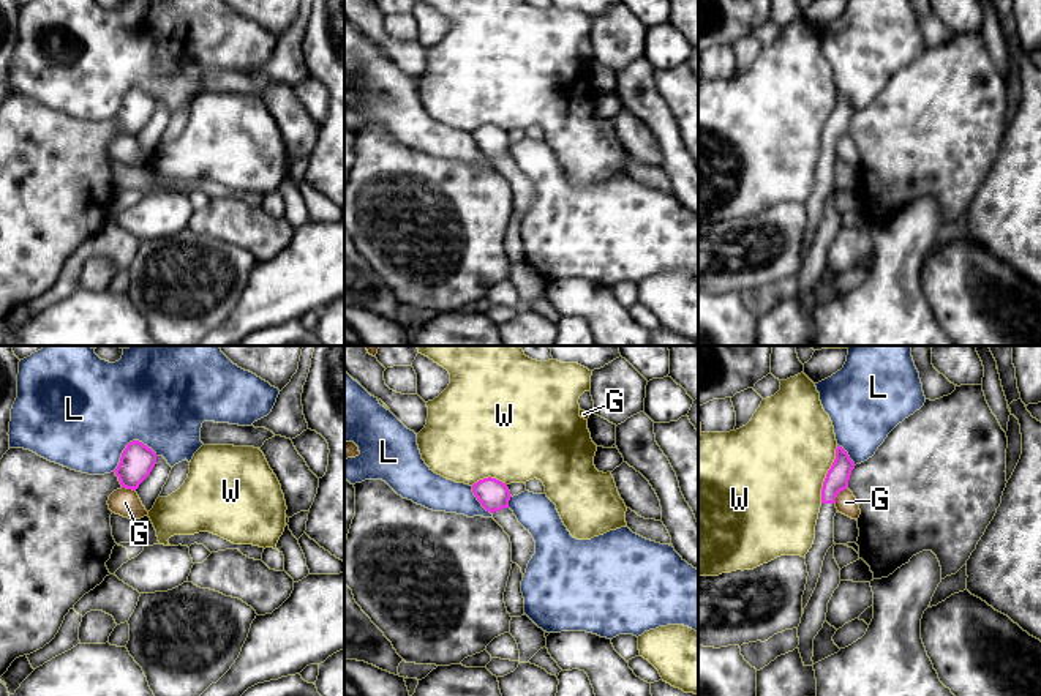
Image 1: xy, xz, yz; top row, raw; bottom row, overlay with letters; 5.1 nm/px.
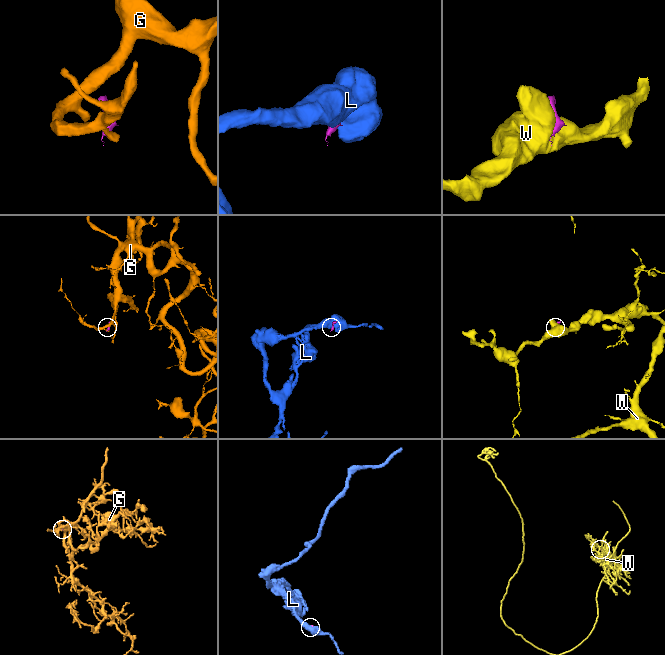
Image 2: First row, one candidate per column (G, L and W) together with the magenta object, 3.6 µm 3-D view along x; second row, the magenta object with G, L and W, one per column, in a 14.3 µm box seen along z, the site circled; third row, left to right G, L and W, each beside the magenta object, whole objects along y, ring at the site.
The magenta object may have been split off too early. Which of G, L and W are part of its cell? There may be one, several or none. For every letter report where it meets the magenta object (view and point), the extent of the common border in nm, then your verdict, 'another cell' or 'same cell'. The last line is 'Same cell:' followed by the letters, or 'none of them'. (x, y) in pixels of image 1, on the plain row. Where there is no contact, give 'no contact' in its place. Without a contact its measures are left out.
G: yz (838, 141) | 110 nm | another cell
L: xy (128, 90) | 240 nm | another cell
W: yz (826, 120) | 300 nm | another cell
Same cell: none of them

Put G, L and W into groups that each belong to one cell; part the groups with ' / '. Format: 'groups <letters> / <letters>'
groups G / L / W

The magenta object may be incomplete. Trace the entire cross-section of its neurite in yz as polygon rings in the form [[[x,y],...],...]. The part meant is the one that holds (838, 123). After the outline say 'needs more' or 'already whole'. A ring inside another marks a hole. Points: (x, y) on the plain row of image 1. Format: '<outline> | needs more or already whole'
[[[837,92],[836,106],[828,117],[821,134],[821,153],[815,172],[815,186],[804,204],[809,223],[802,241],[802,260],[817,234],[825,202],[834,191],[834,163],[837,159],[836,144],[840,137],[848,134],[848,126],[853,115],[855,109],[850,106],[848,99]]] | needs more

